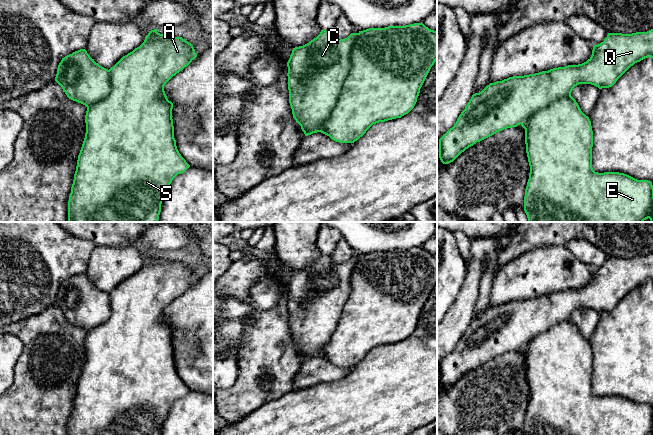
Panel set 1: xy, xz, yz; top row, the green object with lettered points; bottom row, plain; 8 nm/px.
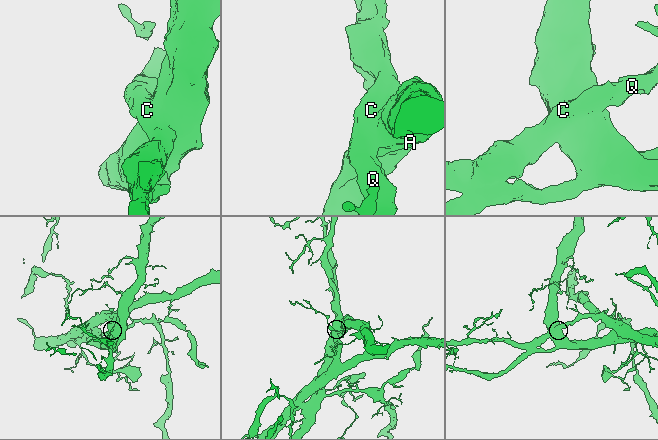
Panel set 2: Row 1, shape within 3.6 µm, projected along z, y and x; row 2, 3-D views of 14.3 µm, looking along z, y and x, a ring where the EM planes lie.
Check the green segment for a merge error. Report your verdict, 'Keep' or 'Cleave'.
Cleave

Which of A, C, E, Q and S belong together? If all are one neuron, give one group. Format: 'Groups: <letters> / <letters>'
Groups: A E S / C Q

